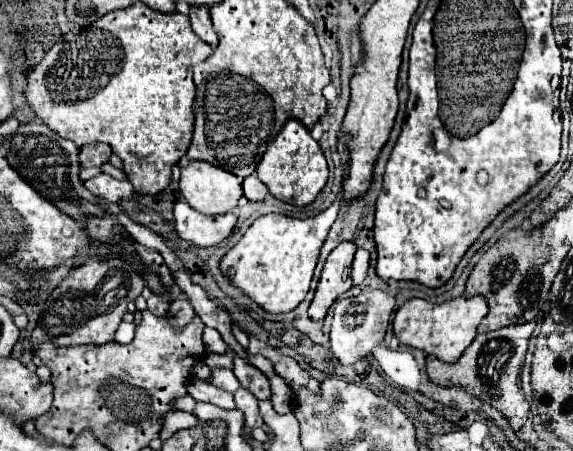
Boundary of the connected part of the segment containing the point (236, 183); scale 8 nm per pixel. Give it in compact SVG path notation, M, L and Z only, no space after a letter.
M190 161L182 167L180 193L200 213L220 215L236 207L242 197L242 179L206 161Z

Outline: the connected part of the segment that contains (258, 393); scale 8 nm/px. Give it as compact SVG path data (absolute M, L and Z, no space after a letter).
M234 359L234 375L244 389L248 389L256 399L270 399L270 379L256 367L244 363L244 359Z

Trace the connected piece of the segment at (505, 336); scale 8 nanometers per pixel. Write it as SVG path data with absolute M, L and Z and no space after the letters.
M530 321L526 325L506 325L496 331L478 333L472 345L462 353L462 357L452 363L444 365L444 361L436 357L428 357L426 361L426 373L428 379L436 385L462 385L466 391L490 405L494 405L512 425L514 431L518 431L530 413L530 403L526 401L526 395L520 387L520 371L524 365L524 355L528 349L528 339L536 327L536 321Z

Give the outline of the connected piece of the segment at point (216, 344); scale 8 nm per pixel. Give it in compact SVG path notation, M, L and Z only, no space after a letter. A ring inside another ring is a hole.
M210 327L204 329L204 345L212 353L222 353L222 349L228 349L228 345L222 341L220 333L216 329L210 329Z

